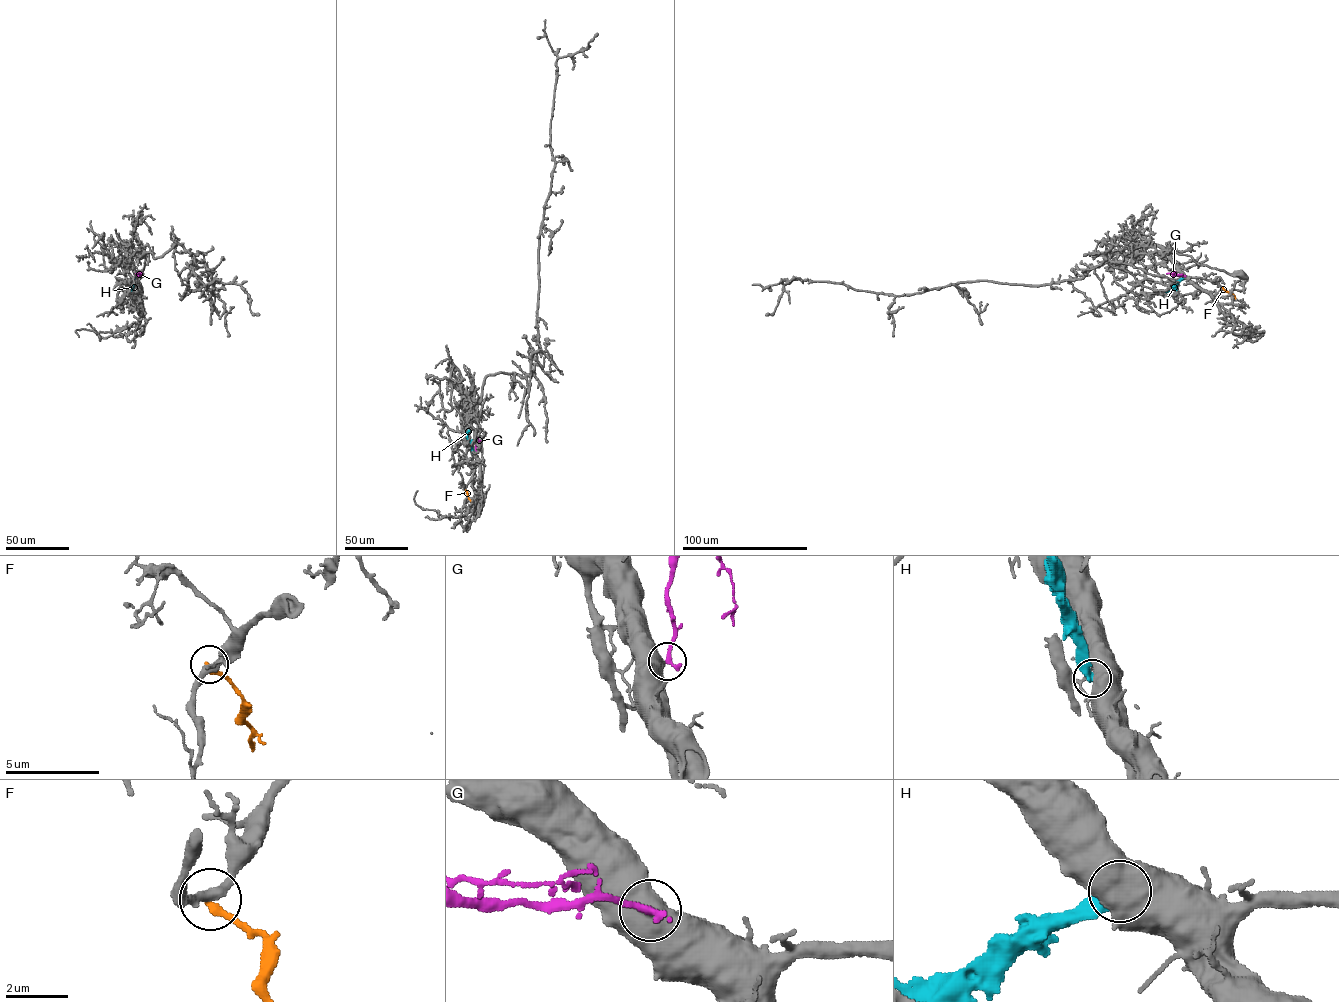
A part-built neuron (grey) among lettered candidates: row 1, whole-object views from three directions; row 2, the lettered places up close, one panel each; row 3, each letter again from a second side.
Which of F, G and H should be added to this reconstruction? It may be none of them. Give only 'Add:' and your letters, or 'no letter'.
Add: G

